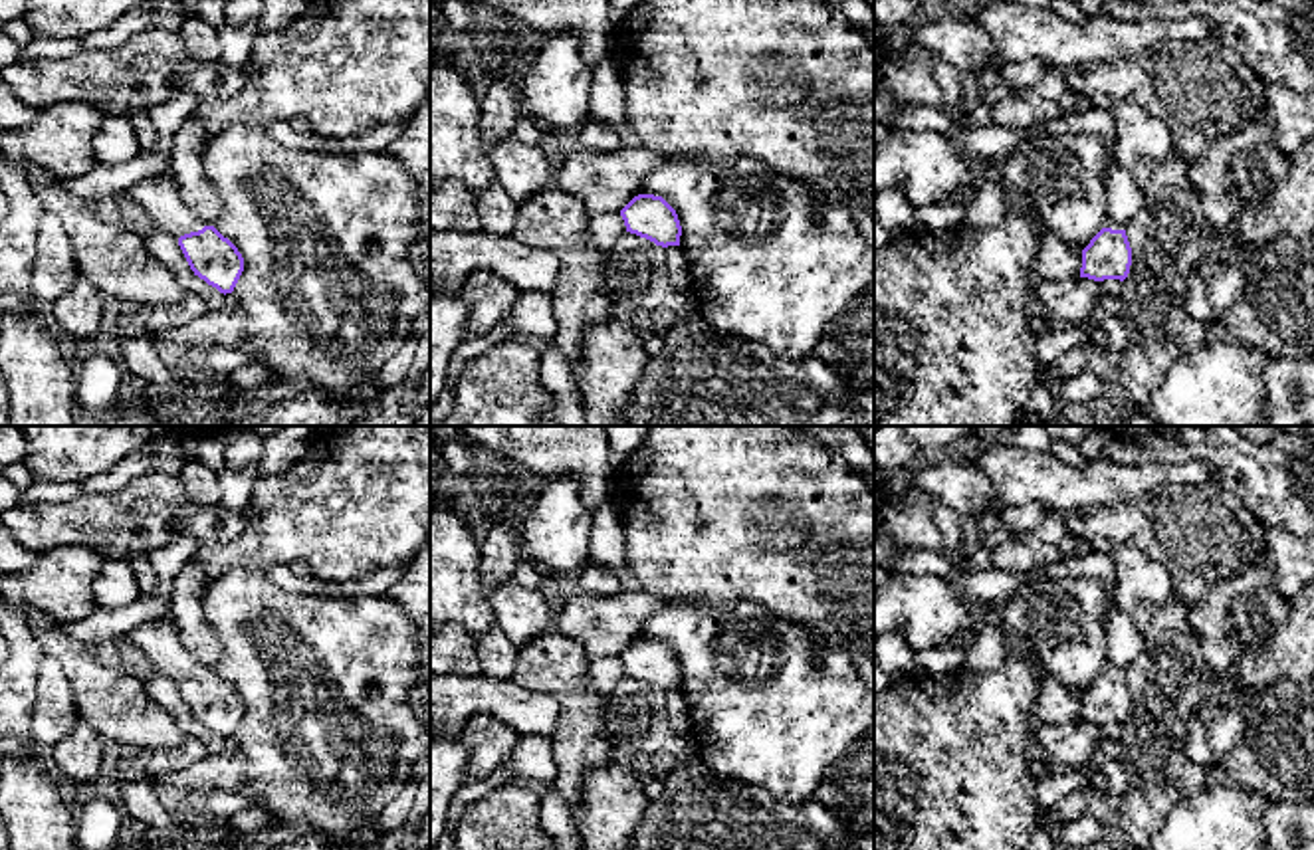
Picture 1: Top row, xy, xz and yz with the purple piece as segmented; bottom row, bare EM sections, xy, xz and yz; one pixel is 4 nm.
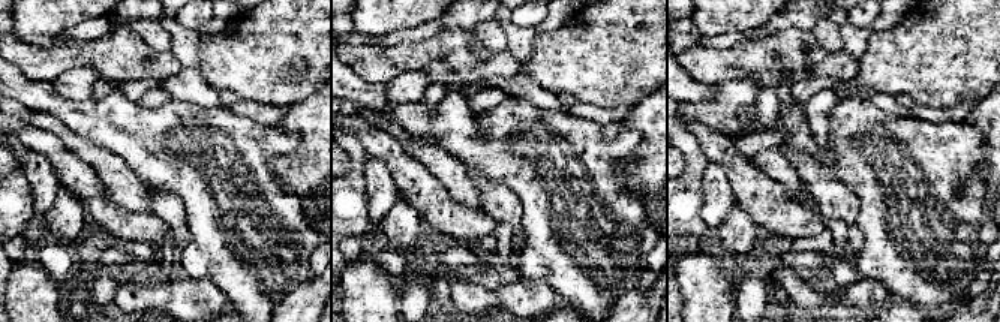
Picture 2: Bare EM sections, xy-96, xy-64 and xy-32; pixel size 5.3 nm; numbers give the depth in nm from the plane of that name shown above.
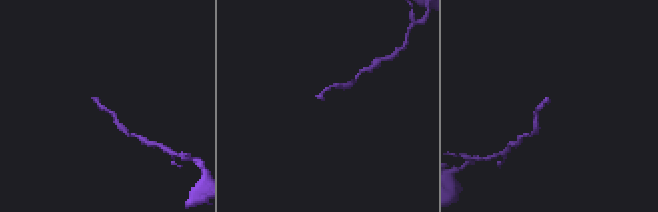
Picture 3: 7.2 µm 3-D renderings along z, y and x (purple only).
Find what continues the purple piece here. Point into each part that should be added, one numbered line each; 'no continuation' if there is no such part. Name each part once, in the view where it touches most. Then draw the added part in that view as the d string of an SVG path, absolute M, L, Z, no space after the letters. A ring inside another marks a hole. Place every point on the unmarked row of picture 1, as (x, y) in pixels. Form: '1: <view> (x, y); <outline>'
1: xy (159, 642); M147 622L135 626L127 638L147 656L157 672L180 682L204 672L182 646L174 626L163 622Z

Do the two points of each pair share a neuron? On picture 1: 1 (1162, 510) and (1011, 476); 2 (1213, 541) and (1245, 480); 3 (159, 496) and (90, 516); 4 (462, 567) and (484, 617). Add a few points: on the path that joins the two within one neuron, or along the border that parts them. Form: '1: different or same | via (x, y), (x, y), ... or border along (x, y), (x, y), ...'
1: different | border along (1166, 484), (1128, 502), (1089, 504), (1085, 508)
2: different | border along (1221, 486), (1265, 530)
3: same | via (141, 514), (108, 516)
4: same | via (462, 579), (462, 595), (472, 605)

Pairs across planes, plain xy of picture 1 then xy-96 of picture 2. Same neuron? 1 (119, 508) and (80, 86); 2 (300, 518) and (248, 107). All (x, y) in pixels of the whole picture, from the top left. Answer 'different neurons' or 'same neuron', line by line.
1: different neurons
2: different neurons

